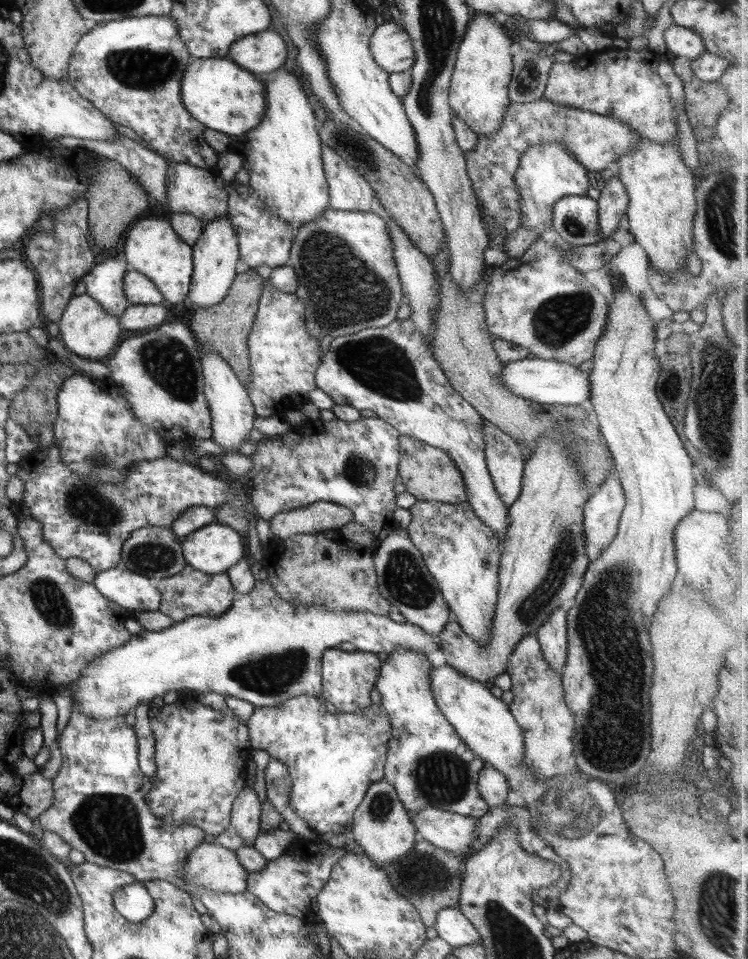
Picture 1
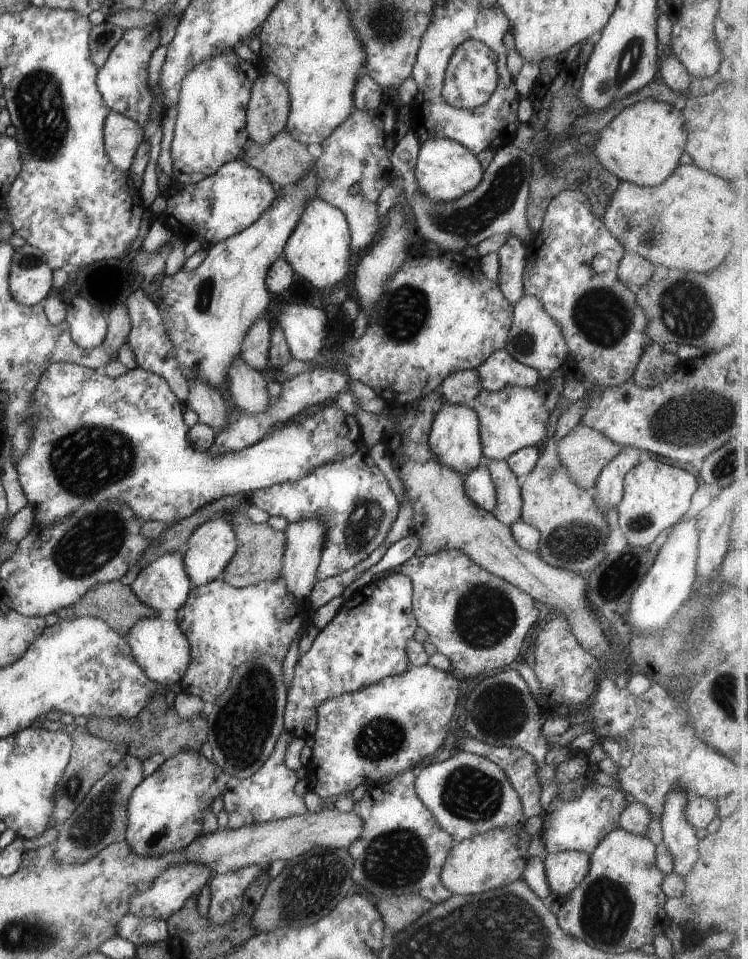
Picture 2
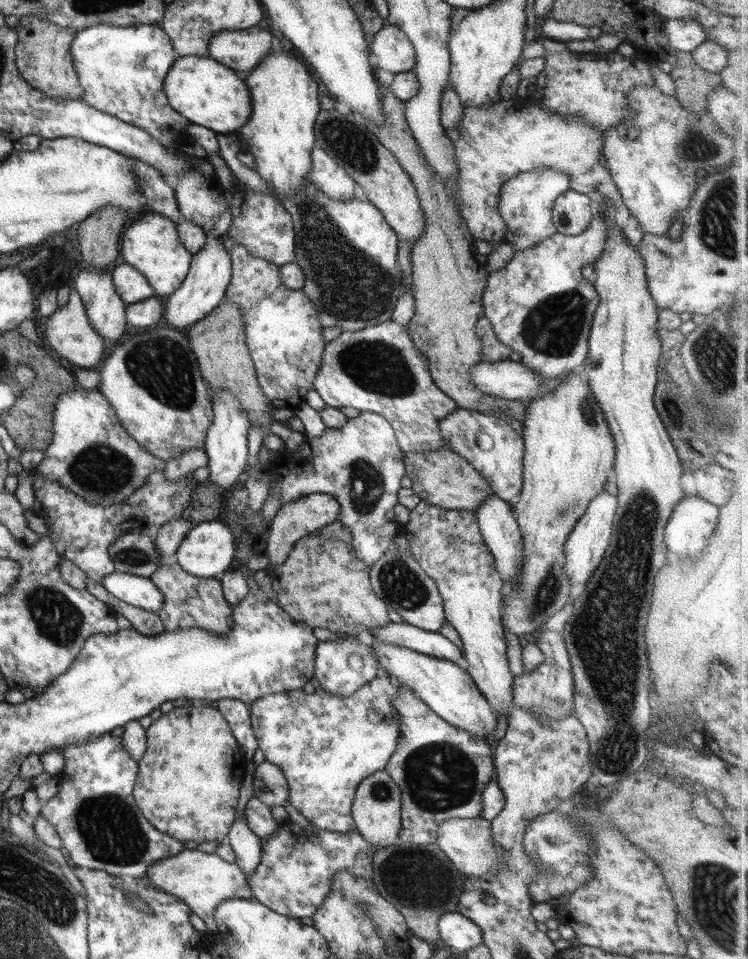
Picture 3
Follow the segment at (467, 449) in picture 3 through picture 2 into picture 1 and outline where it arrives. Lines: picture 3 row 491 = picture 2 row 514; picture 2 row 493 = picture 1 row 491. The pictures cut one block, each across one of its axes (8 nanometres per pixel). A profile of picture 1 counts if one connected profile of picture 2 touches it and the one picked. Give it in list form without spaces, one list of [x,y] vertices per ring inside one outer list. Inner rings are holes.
[[[482,418],[487,470],[502,502],[510,506],[522,490],[525,460],[520,445],[509,434]]]

